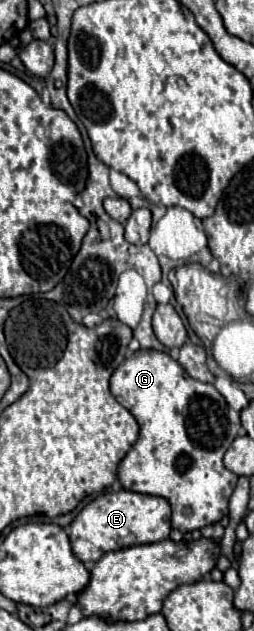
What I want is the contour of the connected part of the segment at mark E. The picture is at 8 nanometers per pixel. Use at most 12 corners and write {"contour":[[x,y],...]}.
{"contour":[[134,491],[102,493],[70,523],[74,555],[170,535],[170,505]]}

